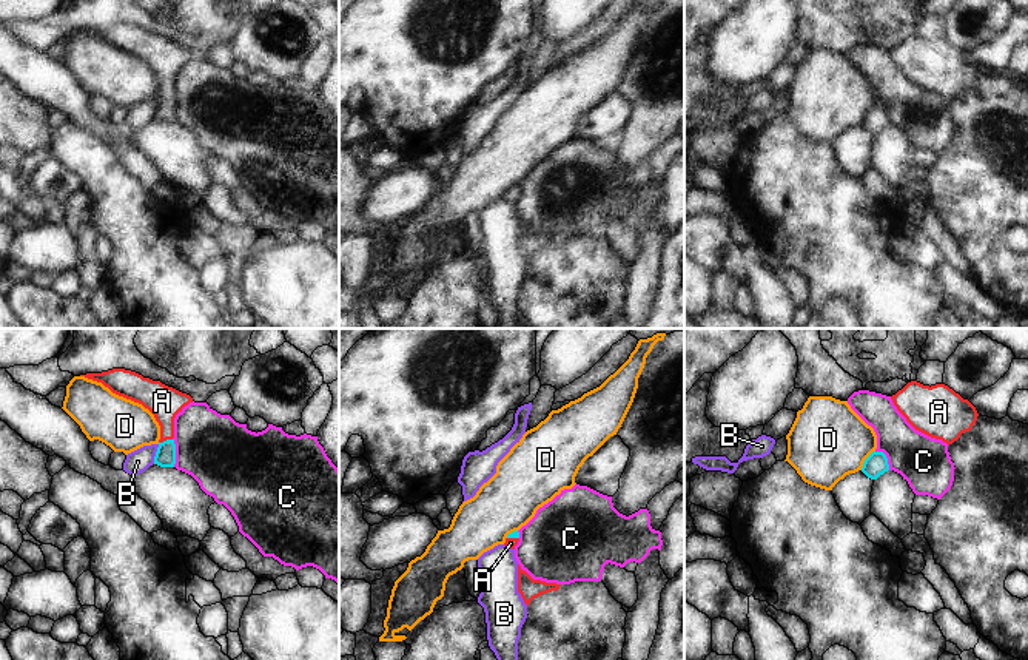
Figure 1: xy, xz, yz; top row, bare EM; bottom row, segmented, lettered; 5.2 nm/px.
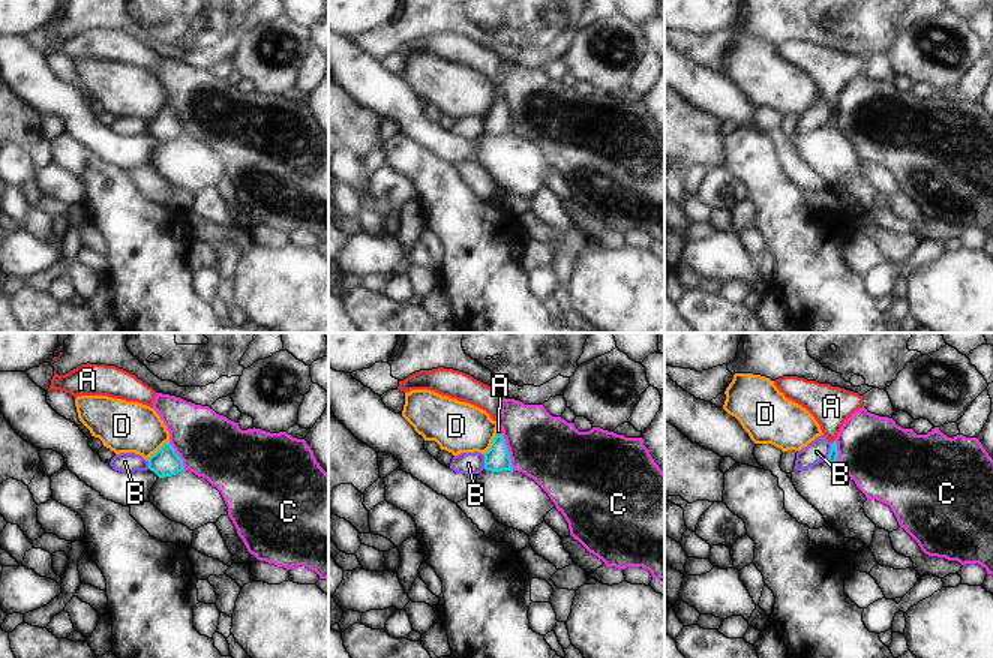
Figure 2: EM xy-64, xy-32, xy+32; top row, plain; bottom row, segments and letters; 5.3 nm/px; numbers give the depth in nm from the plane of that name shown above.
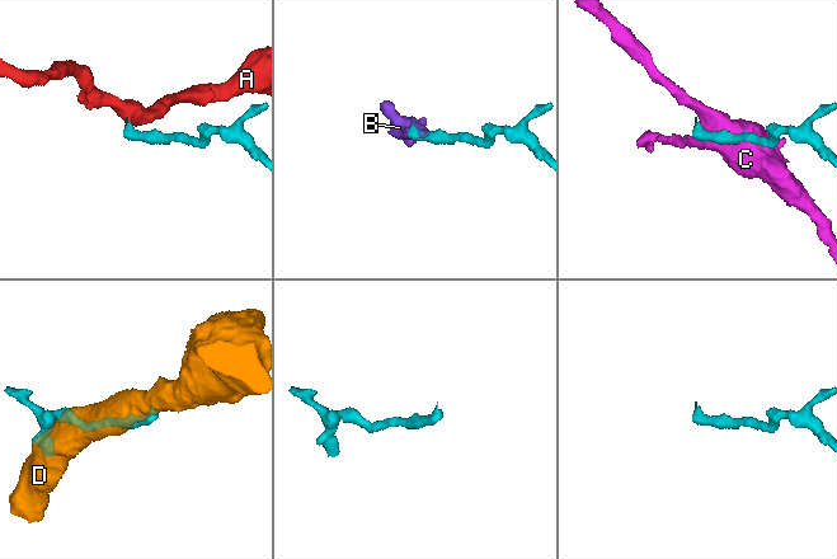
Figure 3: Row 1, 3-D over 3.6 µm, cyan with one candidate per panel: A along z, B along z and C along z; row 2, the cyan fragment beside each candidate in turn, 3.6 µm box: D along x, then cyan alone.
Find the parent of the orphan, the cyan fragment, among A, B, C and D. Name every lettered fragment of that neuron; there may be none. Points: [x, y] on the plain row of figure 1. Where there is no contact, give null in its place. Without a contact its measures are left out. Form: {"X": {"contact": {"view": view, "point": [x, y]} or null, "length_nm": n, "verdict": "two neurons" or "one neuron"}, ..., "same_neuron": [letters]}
{"A": {"contact": {"view": "xy", "point": [167, 94]}, "length_nm": 80, "verdict": "one neuron"}, "B": {"contact": {"view": "xy", "point": [156, 108]}, "length_nm": 110, "verdict": "two neurons"}, "C": {"contact": {"view": "xy", "point": [174, 107]}, "length_nm": 150, "verdict": "two neurons"}, "D": {"contact": {"view": "yz", "point": [865, 114]}, "length_nm": 130, "verdict": "two neurons"}, "same_neuron": ["A"]}

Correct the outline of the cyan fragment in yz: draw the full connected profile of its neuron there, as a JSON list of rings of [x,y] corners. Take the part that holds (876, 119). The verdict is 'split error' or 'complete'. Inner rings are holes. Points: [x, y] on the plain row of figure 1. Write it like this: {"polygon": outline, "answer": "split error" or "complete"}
{"polygon": [[[872,106],[863,117],[862,126],[871,133],[877,134],[880,130],[889,125],[888,113],[883,106]]], "answer": "complete"}

